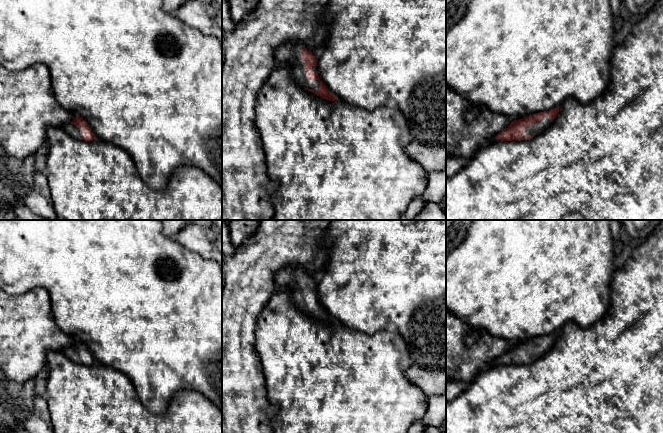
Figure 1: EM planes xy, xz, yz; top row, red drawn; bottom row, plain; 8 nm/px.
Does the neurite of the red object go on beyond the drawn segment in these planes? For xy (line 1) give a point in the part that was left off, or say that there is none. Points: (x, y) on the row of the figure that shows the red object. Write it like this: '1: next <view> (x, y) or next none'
1: next xy (73, 130)

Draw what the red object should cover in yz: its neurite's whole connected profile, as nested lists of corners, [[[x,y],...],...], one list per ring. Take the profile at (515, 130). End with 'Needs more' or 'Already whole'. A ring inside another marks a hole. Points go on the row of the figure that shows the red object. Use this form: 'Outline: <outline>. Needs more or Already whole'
Outline: [[[559,107],[549,111],[535,113],[525,118],[514,120],[495,138],[501,141],[530,140],[544,131],[554,121]]]. Needs more

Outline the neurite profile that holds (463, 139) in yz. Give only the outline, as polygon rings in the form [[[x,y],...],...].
[[[446,85],[446,157],[472,157],[479,148],[493,140],[514,121],[509,116],[481,107],[478,116],[467,122],[465,114],[470,107],[465,98]]]

